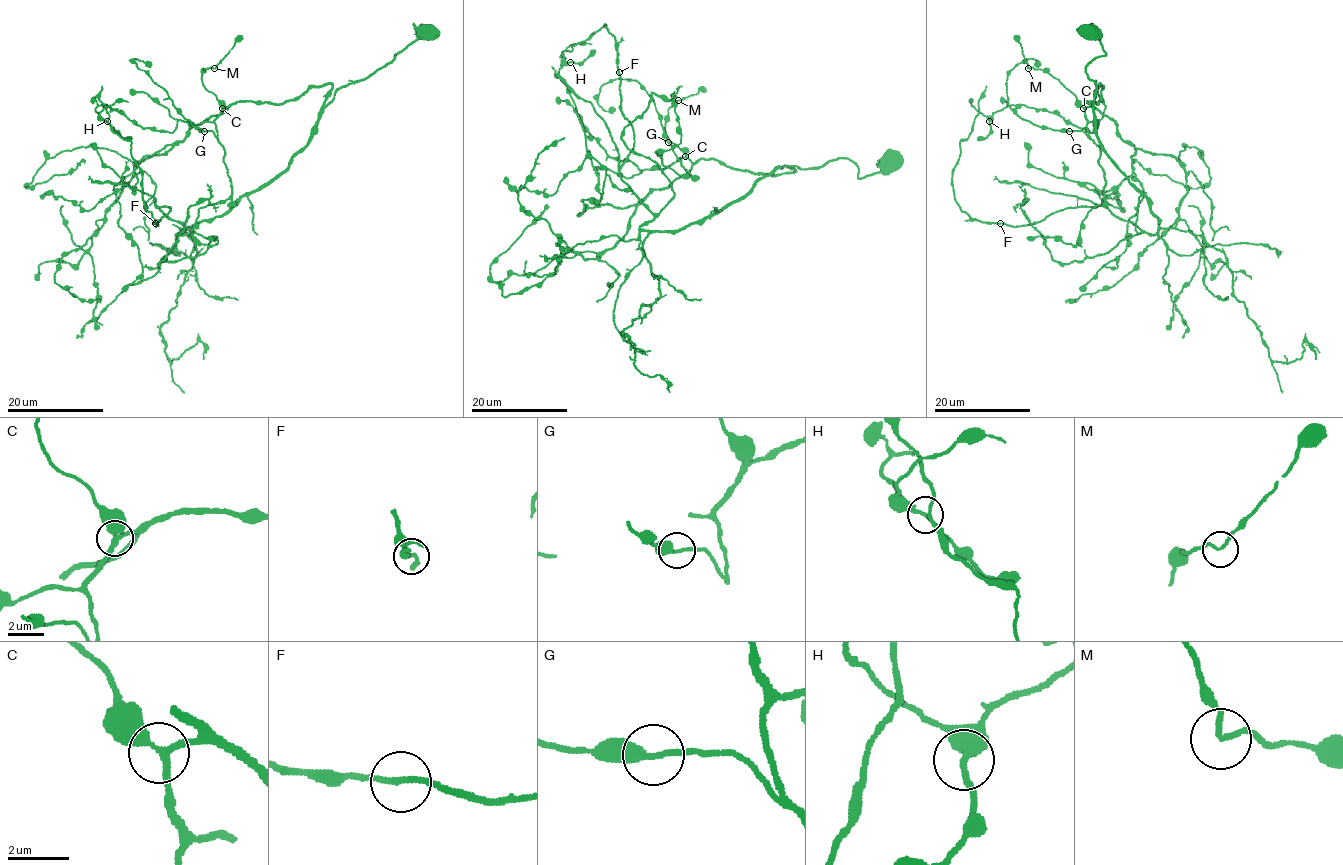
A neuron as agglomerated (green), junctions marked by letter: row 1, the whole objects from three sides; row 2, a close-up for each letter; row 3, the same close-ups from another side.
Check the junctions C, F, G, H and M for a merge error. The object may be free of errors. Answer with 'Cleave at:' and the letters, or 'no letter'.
Cleave at: no letter

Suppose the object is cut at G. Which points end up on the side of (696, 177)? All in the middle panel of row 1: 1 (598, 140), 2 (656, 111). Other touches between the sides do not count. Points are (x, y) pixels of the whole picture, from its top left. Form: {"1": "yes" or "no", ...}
{"1": "yes", "2": "no"}

